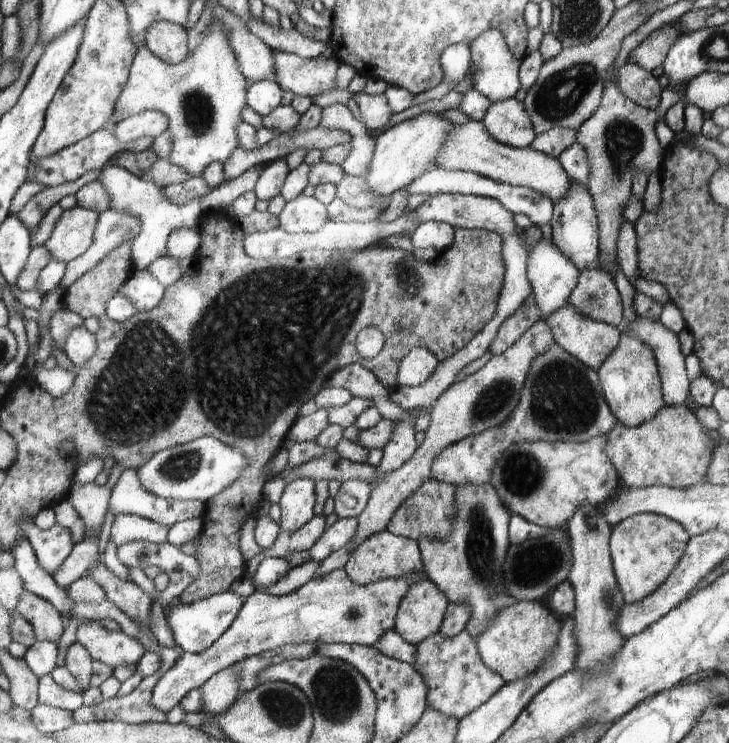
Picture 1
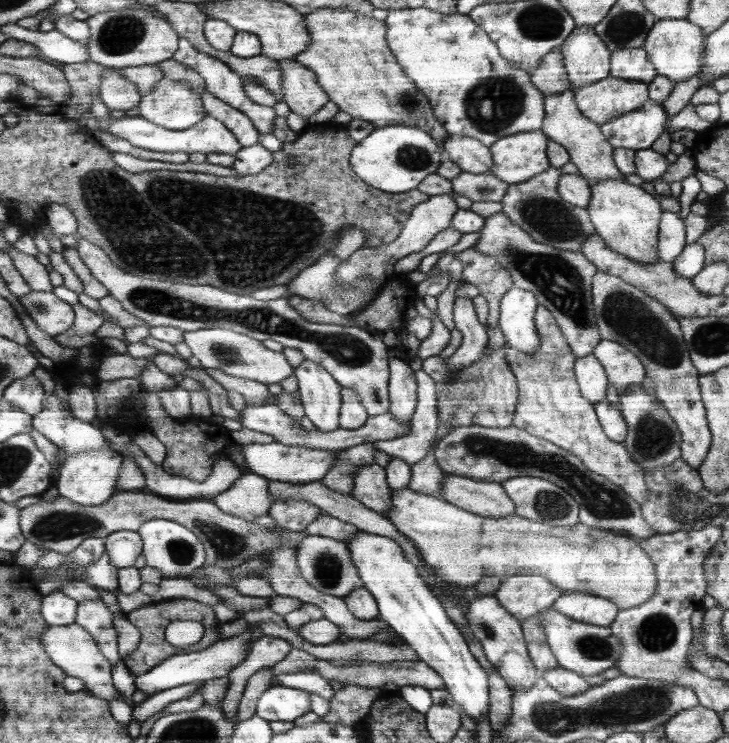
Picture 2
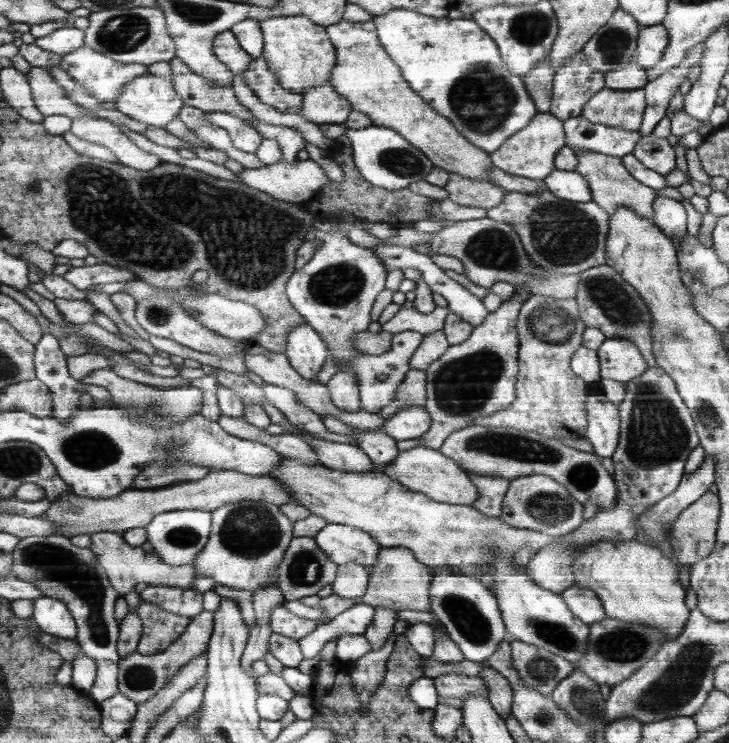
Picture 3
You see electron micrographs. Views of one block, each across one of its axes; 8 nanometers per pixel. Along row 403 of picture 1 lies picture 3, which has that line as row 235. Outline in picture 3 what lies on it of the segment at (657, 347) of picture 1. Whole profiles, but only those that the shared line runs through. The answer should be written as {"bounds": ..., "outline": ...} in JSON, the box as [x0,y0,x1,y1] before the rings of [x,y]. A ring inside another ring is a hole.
{"bounds":[654,195,687,242],"outline":[[[657,195],[654,202],[654,224],[673,242],[687,234],[687,212],[684,205],[669,197]]]}

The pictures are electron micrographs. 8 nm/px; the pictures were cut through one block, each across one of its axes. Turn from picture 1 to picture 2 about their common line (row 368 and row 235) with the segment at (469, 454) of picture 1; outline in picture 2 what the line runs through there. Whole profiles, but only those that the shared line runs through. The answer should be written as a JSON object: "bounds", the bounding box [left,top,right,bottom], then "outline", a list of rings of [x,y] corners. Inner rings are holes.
{"bounds":[501,166,596,252],"outline":[[[549,166],[546,171],[524,183],[513,184],[501,200],[502,213],[525,229],[540,244],[554,245],[555,248],[578,252],[590,236],[596,234],[587,208],[577,207],[564,200],[558,193],[562,176],[559,168]]]}

